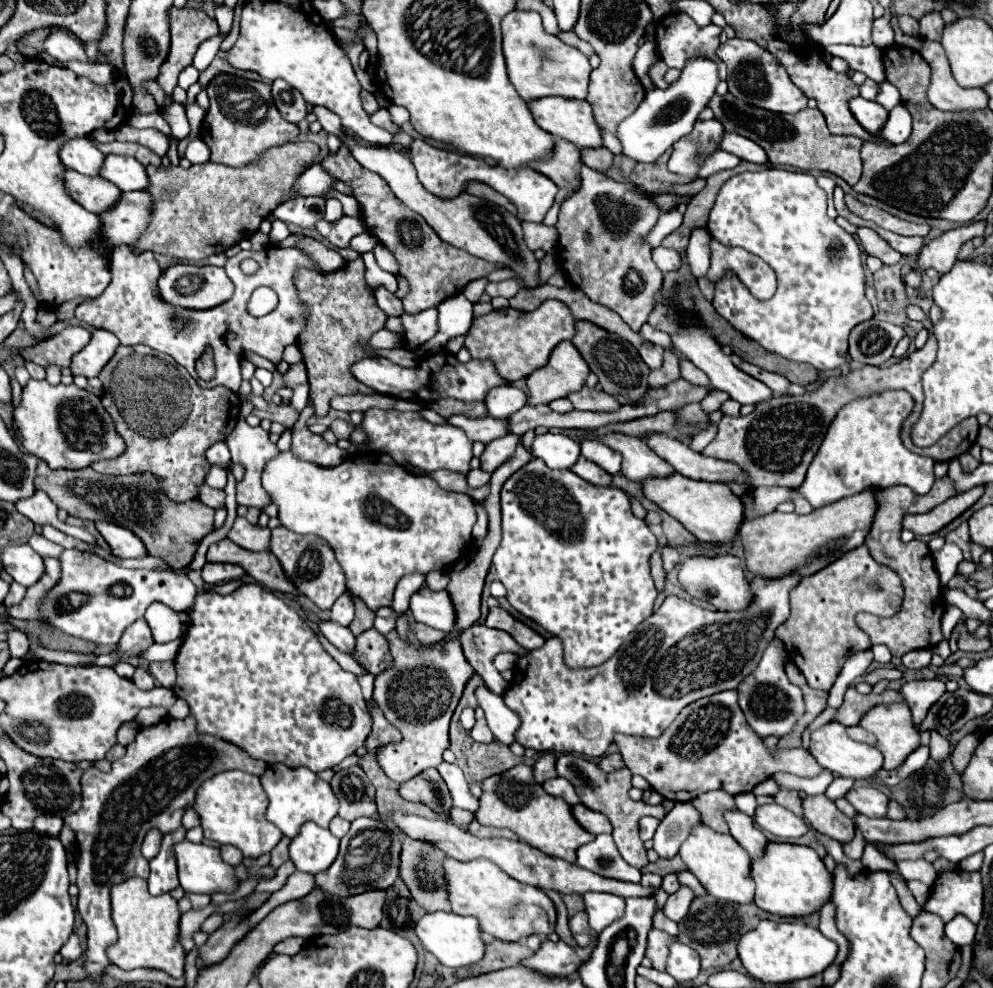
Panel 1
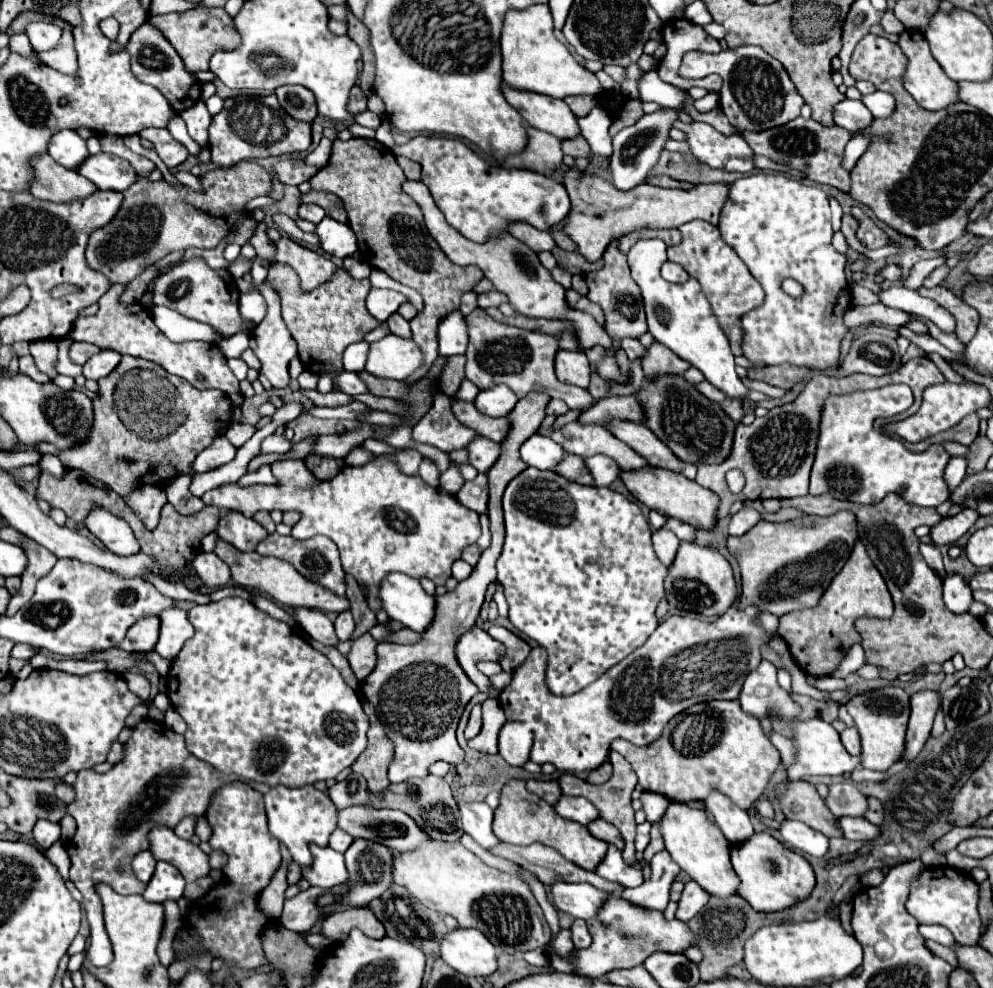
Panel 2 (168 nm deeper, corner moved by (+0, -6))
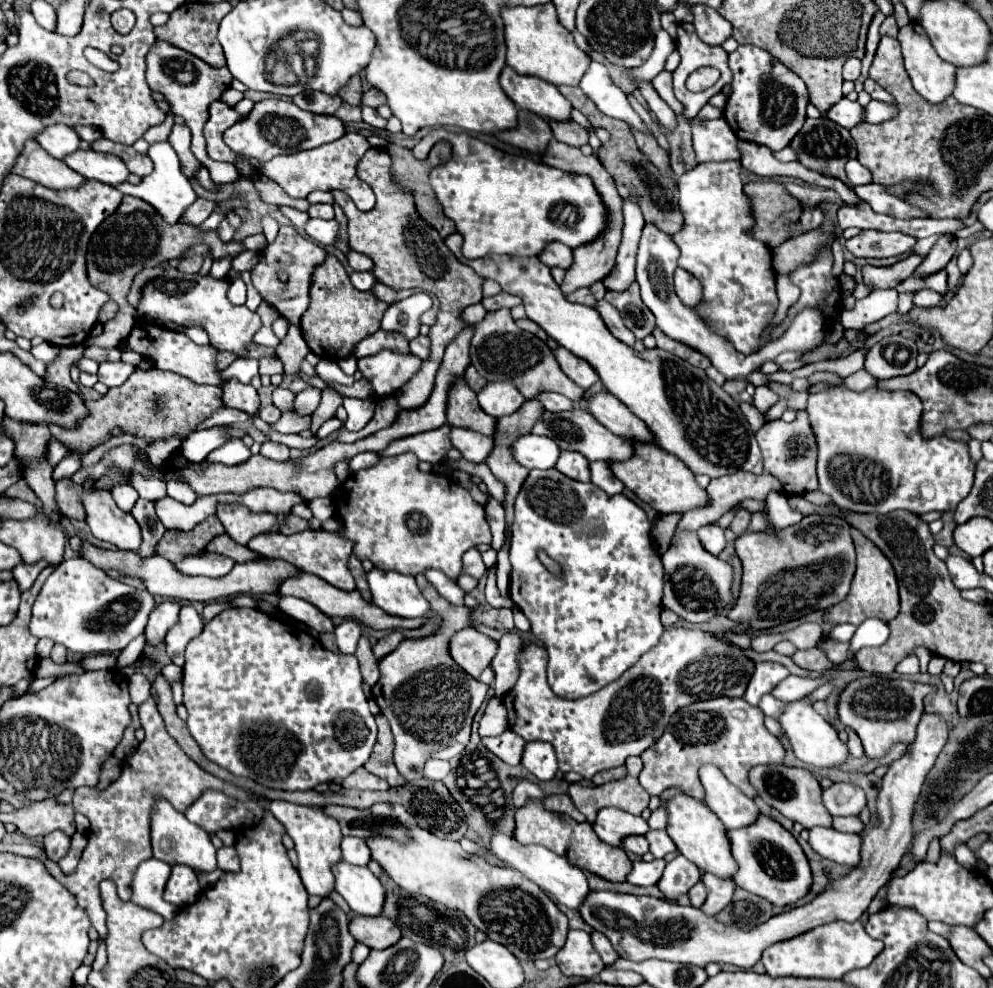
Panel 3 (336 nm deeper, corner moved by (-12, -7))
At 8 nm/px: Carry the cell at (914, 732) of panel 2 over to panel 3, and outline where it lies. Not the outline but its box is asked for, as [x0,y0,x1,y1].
[579,714,947,968]

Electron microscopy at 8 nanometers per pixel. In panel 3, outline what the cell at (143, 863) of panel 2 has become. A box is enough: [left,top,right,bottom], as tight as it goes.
[131,858,177,920]

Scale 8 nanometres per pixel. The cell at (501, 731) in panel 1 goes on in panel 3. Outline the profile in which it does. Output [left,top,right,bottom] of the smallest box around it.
[521,742,557,780]

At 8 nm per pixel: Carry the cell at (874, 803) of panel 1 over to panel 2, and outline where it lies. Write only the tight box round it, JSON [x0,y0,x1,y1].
[825,781,867,817]

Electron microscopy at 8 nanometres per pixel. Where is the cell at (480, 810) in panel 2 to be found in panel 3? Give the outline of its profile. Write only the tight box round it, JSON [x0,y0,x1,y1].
[491,830,591,910]

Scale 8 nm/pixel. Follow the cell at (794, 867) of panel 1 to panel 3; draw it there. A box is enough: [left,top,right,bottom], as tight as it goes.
[727,814,813,906]

